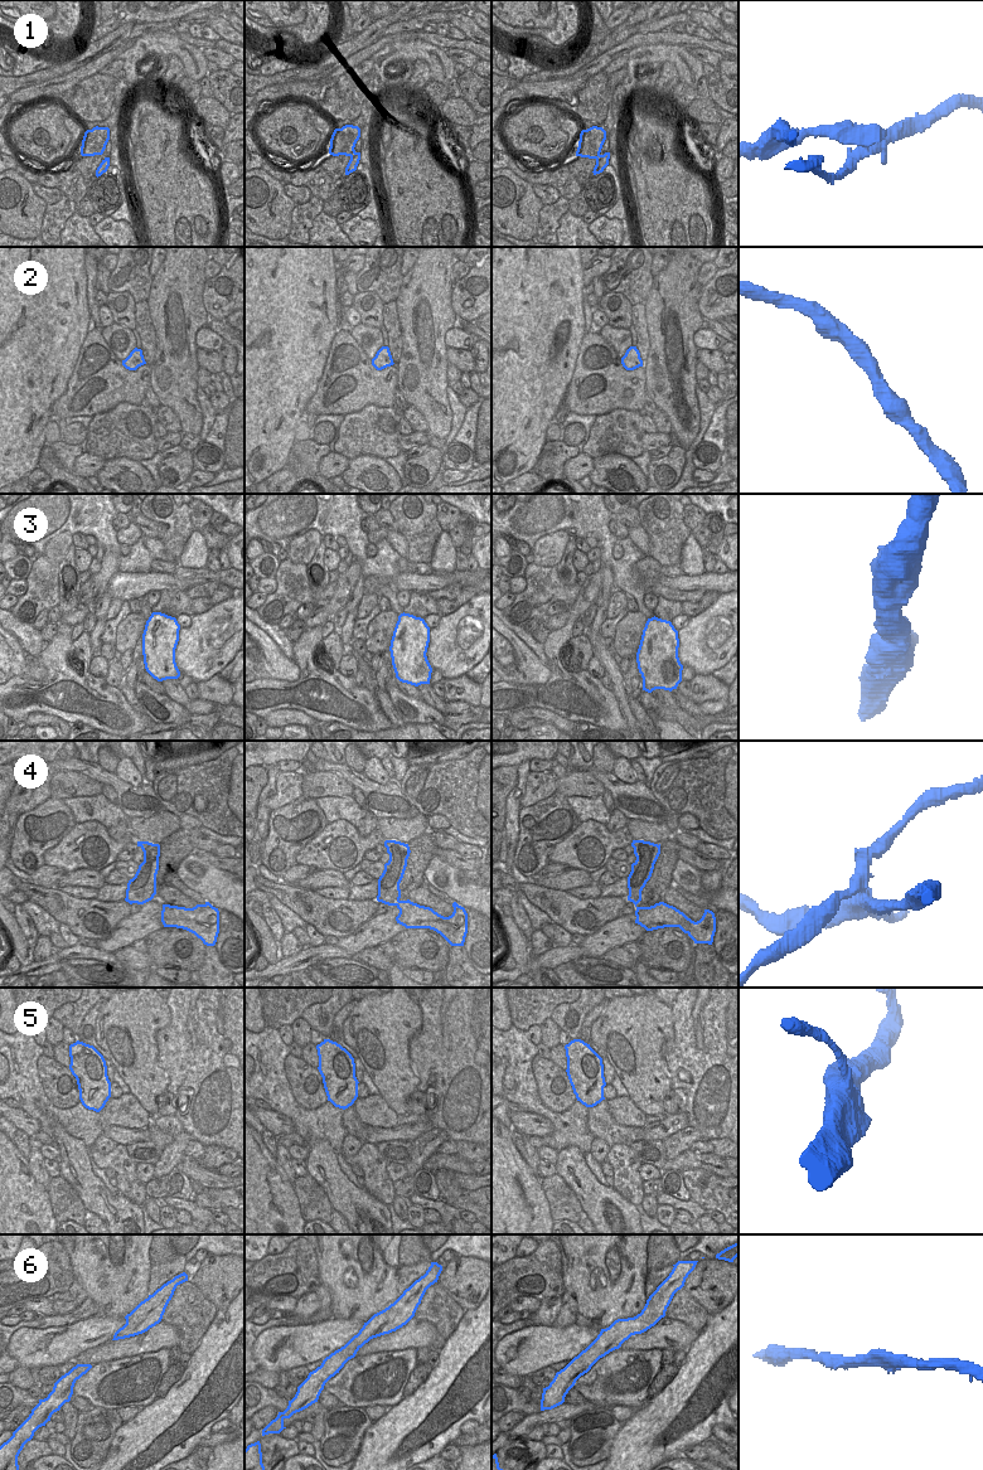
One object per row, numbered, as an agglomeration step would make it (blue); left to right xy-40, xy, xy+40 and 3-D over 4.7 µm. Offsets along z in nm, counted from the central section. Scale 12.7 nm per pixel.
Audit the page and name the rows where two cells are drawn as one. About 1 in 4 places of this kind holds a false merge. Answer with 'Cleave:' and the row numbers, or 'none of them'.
Cleave: 1, 4

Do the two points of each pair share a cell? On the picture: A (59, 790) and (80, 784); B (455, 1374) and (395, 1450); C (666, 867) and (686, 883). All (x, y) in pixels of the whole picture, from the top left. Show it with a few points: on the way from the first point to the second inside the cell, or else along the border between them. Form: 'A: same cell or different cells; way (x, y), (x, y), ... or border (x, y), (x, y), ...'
A: same cell; way (64, 785), (74, 784)
B: same cell; way (445, 1393), (410, 1431)
C: different cells; border (678, 859), (671, 879)

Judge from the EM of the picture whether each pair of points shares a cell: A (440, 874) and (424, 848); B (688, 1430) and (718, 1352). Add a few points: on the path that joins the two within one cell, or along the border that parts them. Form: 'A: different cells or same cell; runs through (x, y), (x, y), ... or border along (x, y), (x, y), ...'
A: different cells; border along (435, 855), (430, 860), (424, 878)
B: same cell; runs through (688, 1411), (706, 1382), (708, 1371)

